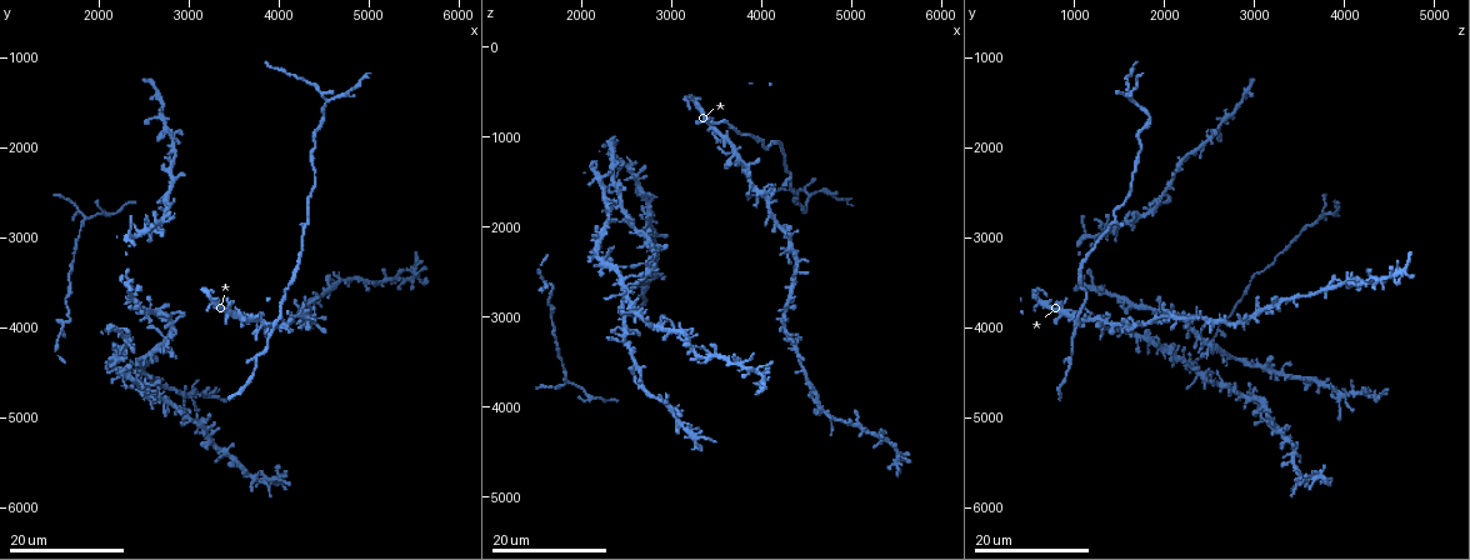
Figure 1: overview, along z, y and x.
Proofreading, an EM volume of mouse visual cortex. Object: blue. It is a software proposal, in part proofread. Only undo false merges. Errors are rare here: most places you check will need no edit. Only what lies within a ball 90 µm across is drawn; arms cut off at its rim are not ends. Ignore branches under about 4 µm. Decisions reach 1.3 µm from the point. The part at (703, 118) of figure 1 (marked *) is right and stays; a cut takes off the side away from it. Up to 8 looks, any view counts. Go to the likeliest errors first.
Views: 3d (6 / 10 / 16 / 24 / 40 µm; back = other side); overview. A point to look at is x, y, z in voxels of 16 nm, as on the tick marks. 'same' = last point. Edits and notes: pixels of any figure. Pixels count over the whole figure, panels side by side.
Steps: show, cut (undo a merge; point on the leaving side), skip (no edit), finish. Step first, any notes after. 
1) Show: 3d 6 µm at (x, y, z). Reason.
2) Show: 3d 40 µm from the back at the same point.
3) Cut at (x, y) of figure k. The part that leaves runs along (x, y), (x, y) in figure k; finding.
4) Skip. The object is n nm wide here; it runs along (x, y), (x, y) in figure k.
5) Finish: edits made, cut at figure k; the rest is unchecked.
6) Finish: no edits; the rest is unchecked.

Show: 3d 24 µm at (1850, 2800, 3750). Three-way junction.

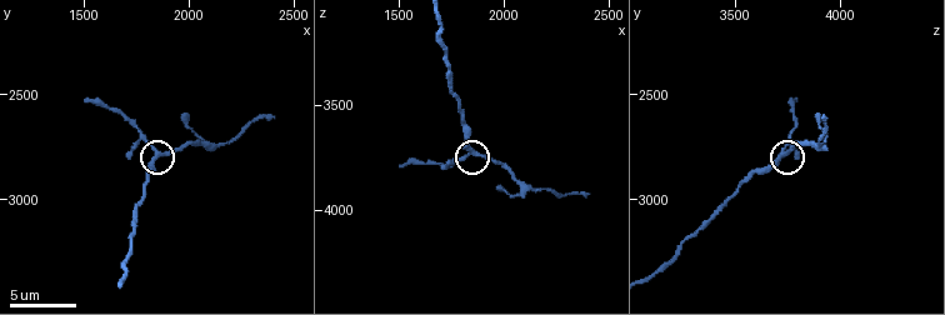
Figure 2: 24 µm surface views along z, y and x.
Show: 3d 6 µm at (1860, 2790, 3740). Closer look.

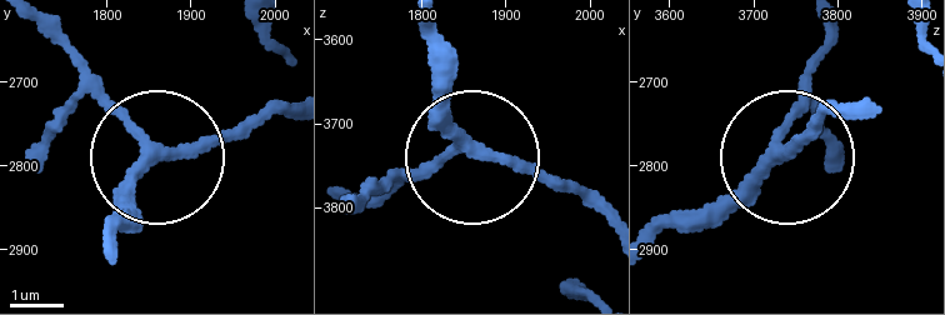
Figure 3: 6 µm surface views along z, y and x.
Skip. It runs along (663, 233), (716, 223), (770, 174), (806, 71) in figure 3; continuous, no second neuron.

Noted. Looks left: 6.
Show: 3d 16 µm at (2450, 4650, 2600). Two arms at a narrow angle.

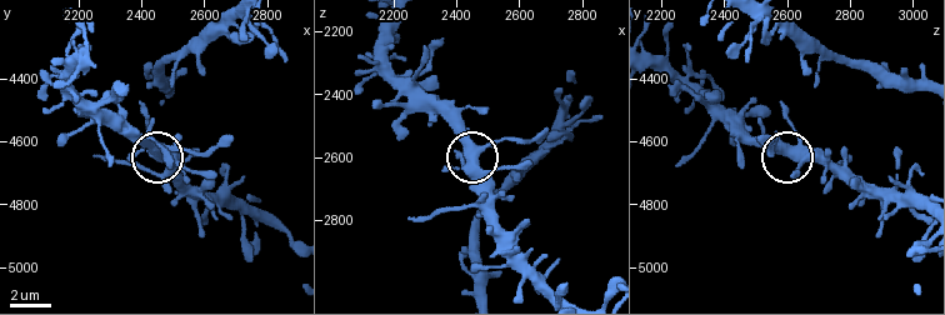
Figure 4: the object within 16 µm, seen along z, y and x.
Show: 3d 10 µm at (2460, 4630, 2590).

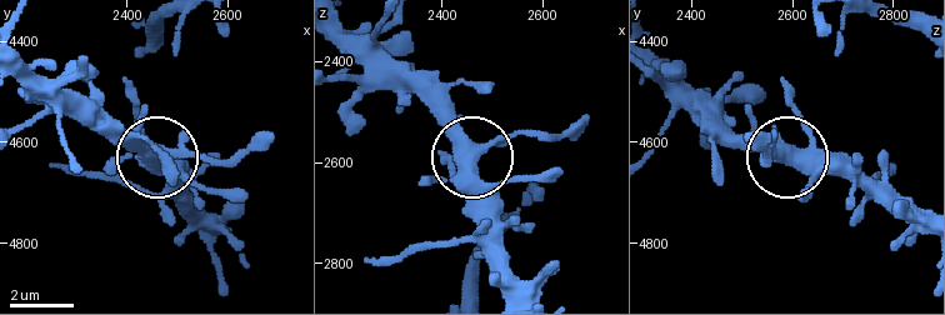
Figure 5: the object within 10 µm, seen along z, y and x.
Skip. It runs along (343, 25), (473, 151), (541, 130) in figure 5; one neuron here.

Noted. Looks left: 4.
Show: 3d 24 µm at (4550, 1500, 1600).

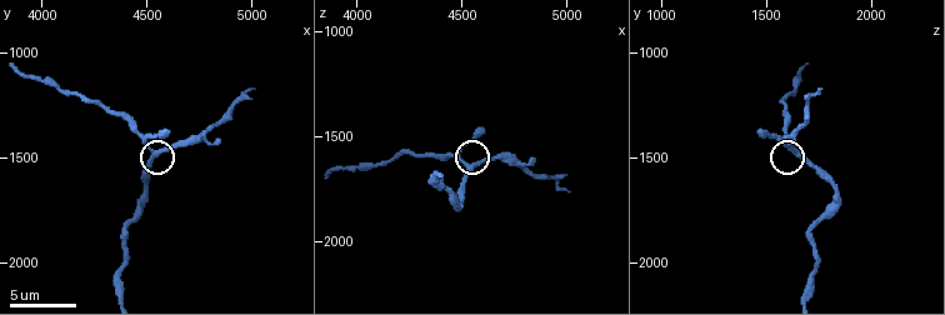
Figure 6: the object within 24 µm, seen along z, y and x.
Show: 3d 10 µm at (4540, 1490, 1640).

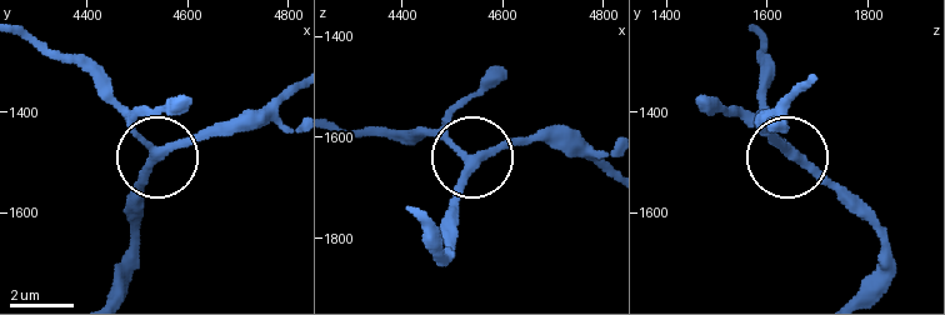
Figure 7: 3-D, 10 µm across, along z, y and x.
Skip. 3 arms meet here; one neuron here.

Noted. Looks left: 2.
Show: 3d 24 µm at (3950, 3900, 1000).

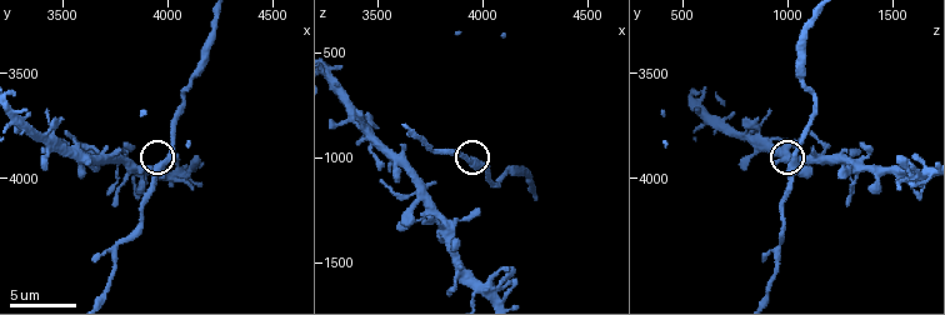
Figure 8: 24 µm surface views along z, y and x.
Show: 3d 10 µm at (3970, 3920, 1030).

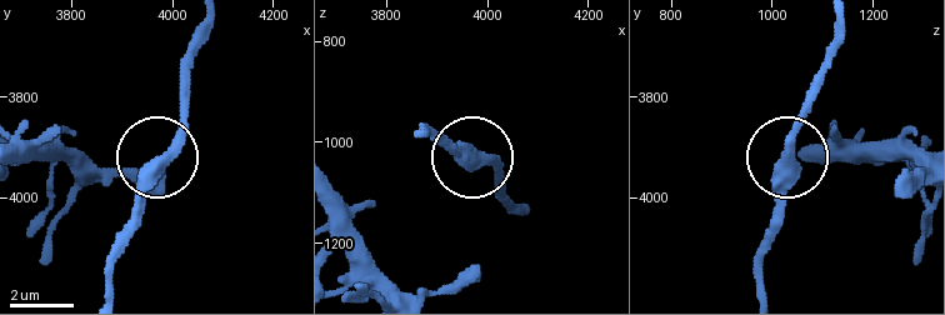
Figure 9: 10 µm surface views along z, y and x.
Skip. All the same neuron.

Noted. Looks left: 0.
Finish: no edits; the rest is unchecked.

